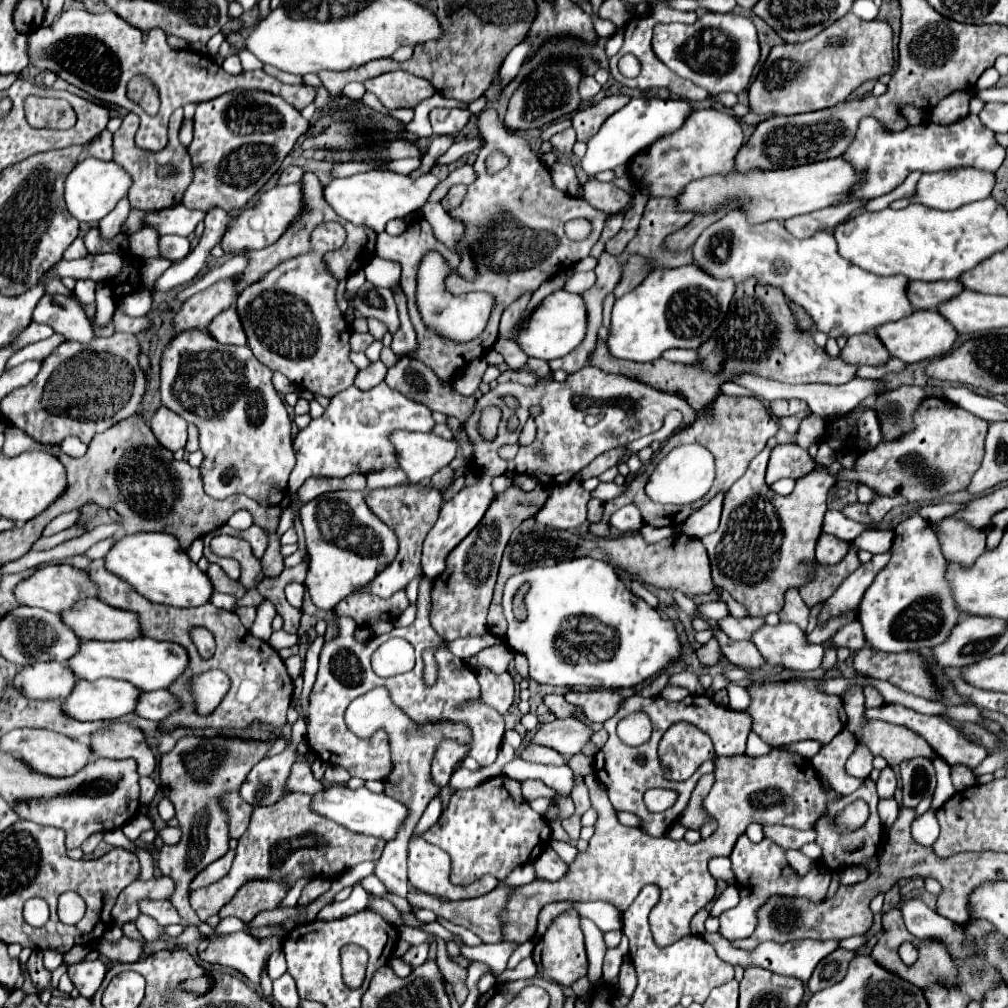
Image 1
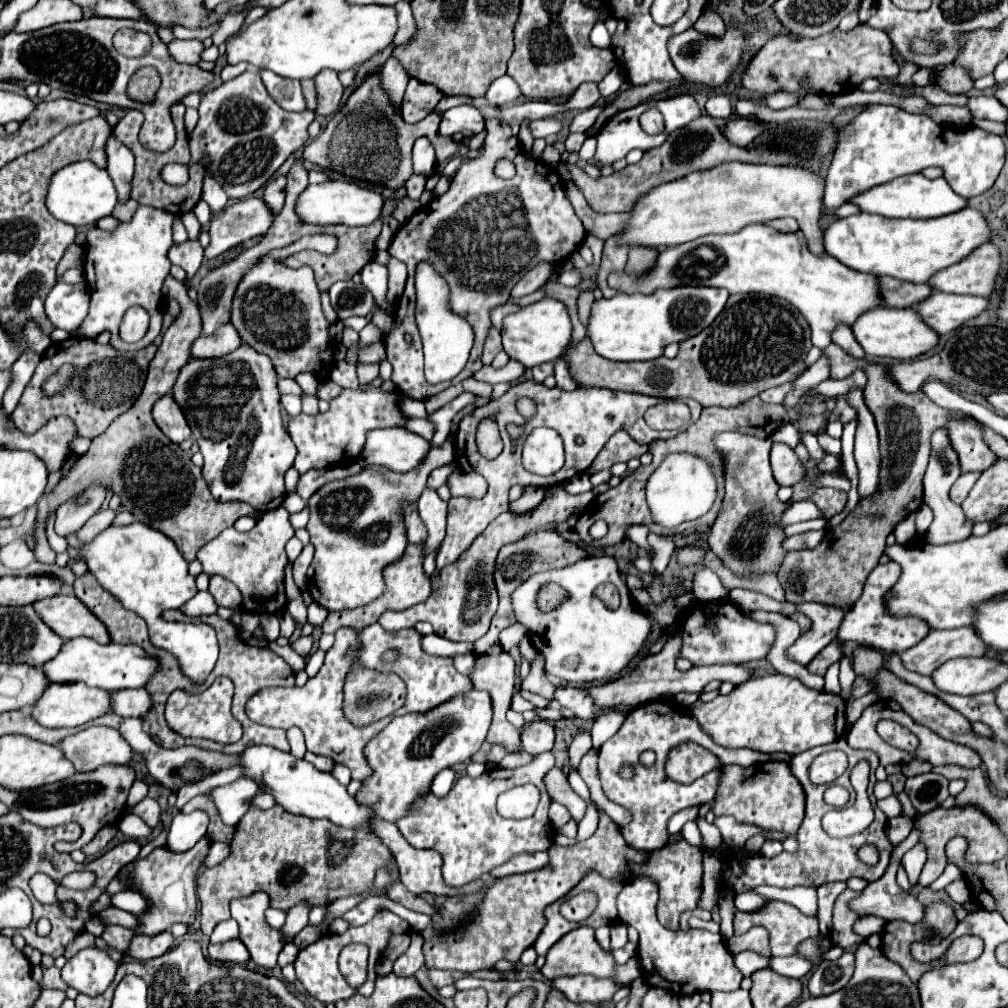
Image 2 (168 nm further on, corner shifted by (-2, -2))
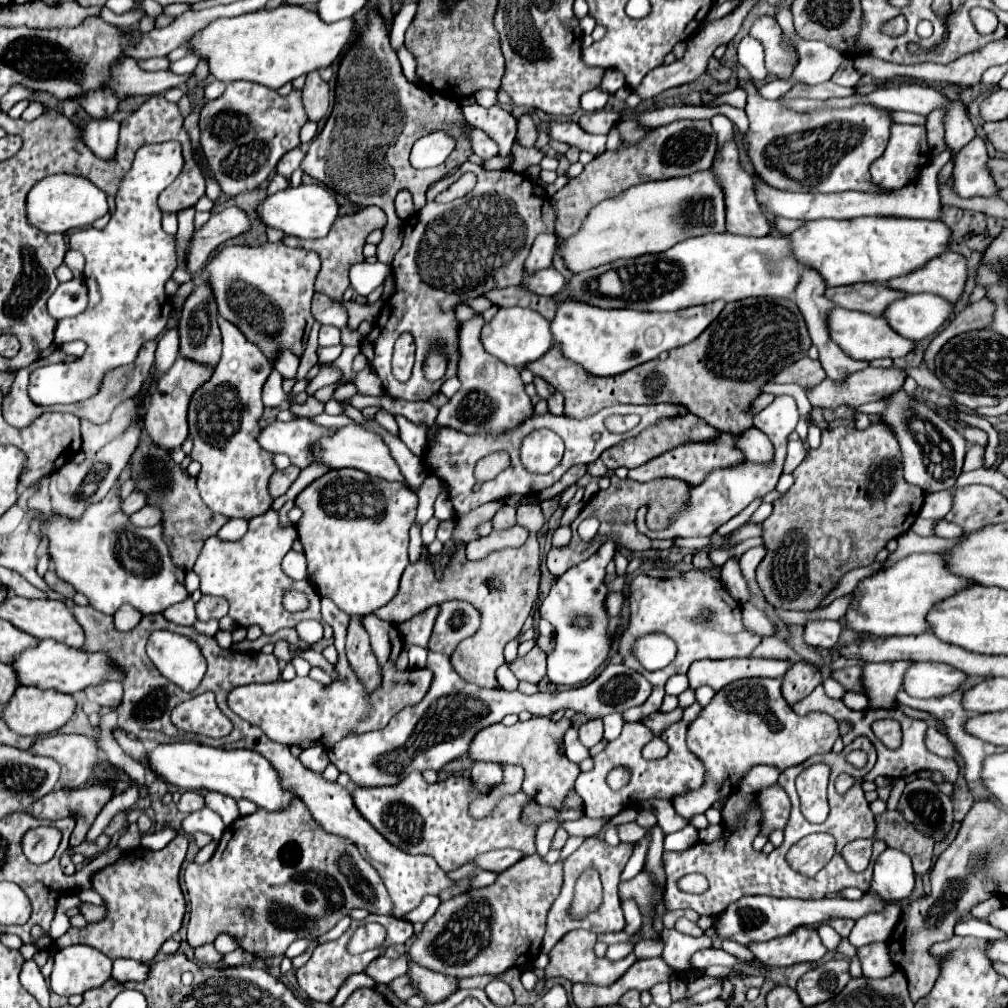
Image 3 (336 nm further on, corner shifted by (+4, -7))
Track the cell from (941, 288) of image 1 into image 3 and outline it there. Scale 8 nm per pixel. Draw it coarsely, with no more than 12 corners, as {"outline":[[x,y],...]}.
{"outline":[[864,282],[826,288],[840,308],[880,316],[904,294]]}

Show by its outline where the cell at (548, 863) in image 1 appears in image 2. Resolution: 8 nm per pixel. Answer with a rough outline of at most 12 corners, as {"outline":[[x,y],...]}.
{"outline":[[548,851],[518,855],[496,867],[494,877],[530,873],[548,865]]}

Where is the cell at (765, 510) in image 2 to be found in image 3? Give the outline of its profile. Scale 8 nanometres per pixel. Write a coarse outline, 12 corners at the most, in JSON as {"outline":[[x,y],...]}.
{"outline":[[734,436],[684,444],[628,472],[636,482],[688,478],[738,464]]}

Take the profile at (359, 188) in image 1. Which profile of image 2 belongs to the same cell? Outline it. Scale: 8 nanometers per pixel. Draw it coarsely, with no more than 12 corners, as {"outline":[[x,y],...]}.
{"outline":[[354,181],[308,185],[296,213],[318,225],[370,225],[384,197]]}

